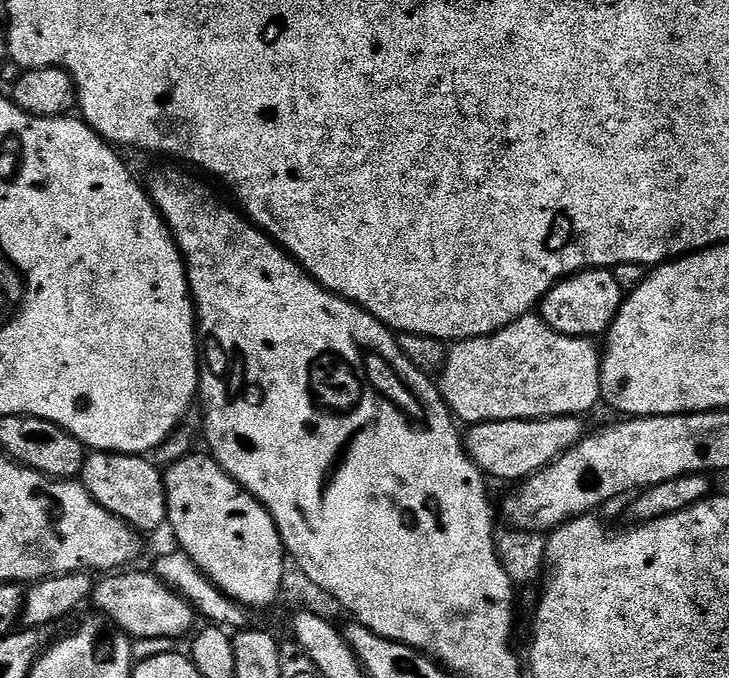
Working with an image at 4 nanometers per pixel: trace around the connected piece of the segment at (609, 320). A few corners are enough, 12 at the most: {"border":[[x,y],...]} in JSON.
{"border":[[611,270],[553,286],[538,312],[567,336],[603,337],[625,295]]}

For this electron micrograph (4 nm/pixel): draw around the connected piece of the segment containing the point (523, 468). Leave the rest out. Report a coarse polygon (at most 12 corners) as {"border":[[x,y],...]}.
{"border":[[580,416],[466,432],[485,477],[523,482],[586,435]]}

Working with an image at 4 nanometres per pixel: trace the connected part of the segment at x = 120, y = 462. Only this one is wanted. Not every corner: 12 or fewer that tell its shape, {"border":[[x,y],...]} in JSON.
{"border":[[89,451],[78,477],[141,534],[168,522],[164,472],[147,455]]}

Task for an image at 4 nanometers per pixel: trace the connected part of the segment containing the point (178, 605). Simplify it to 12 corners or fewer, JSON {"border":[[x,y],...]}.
{"border":[[125,571],[91,603],[136,640],[179,641],[198,613],[155,574]]}

